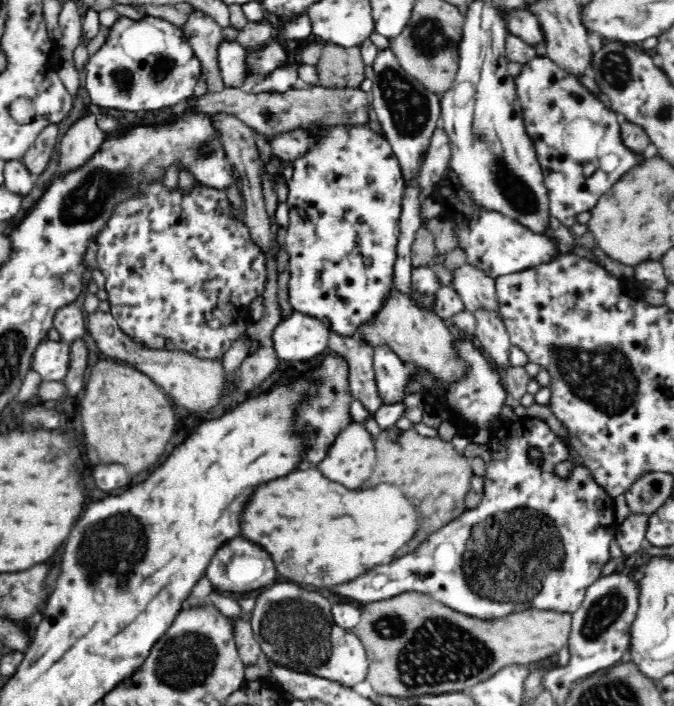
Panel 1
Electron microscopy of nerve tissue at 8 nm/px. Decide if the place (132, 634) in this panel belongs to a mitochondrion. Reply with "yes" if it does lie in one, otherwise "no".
no

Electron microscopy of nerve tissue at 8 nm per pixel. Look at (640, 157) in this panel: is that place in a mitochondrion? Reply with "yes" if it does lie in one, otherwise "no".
no

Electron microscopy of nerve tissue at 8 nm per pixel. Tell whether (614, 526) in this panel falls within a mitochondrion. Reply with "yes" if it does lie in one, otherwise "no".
no

